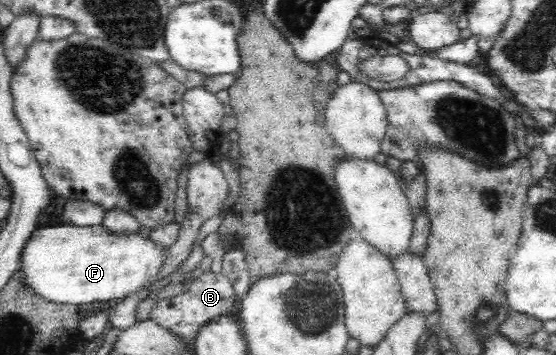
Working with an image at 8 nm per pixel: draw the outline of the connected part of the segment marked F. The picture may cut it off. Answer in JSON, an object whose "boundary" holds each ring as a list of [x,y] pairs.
{"boundary":[[[65,223],[35,229],[20,253],[17,273],[21,283],[49,304],[94,308],[100,302],[116,303],[147,288],[159,274],[167,252],[153,245],[150,237],[111,235],[102,223],[73,226]]]}

